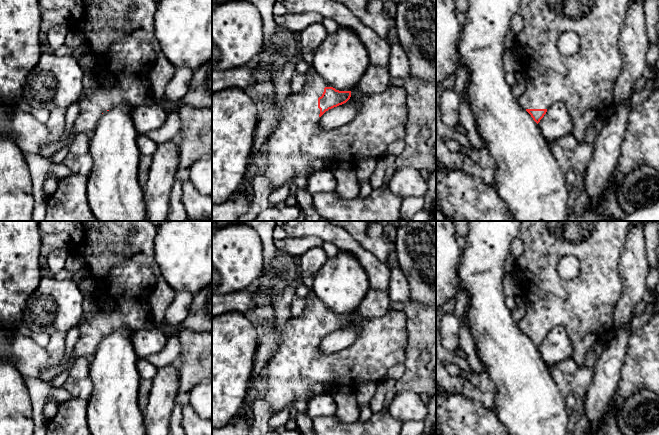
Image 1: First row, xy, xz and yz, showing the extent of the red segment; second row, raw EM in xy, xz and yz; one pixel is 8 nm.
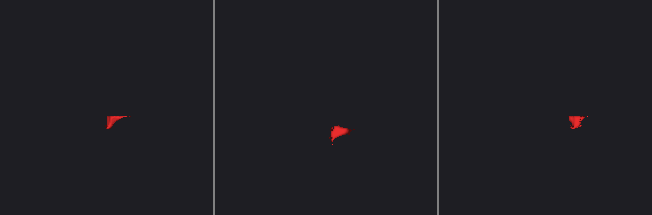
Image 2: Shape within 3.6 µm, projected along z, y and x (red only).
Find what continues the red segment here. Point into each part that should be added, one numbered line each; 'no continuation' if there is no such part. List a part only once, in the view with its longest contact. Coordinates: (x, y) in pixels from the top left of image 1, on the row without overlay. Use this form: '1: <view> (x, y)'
1: xz (298, 364)

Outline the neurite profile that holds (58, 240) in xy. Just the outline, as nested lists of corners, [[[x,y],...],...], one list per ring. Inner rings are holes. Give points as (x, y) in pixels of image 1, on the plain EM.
[[[65,232],[55,234],[42,234],[41,256],[45,259],[53,249],[66,248],[69,243],[69,235]]]

